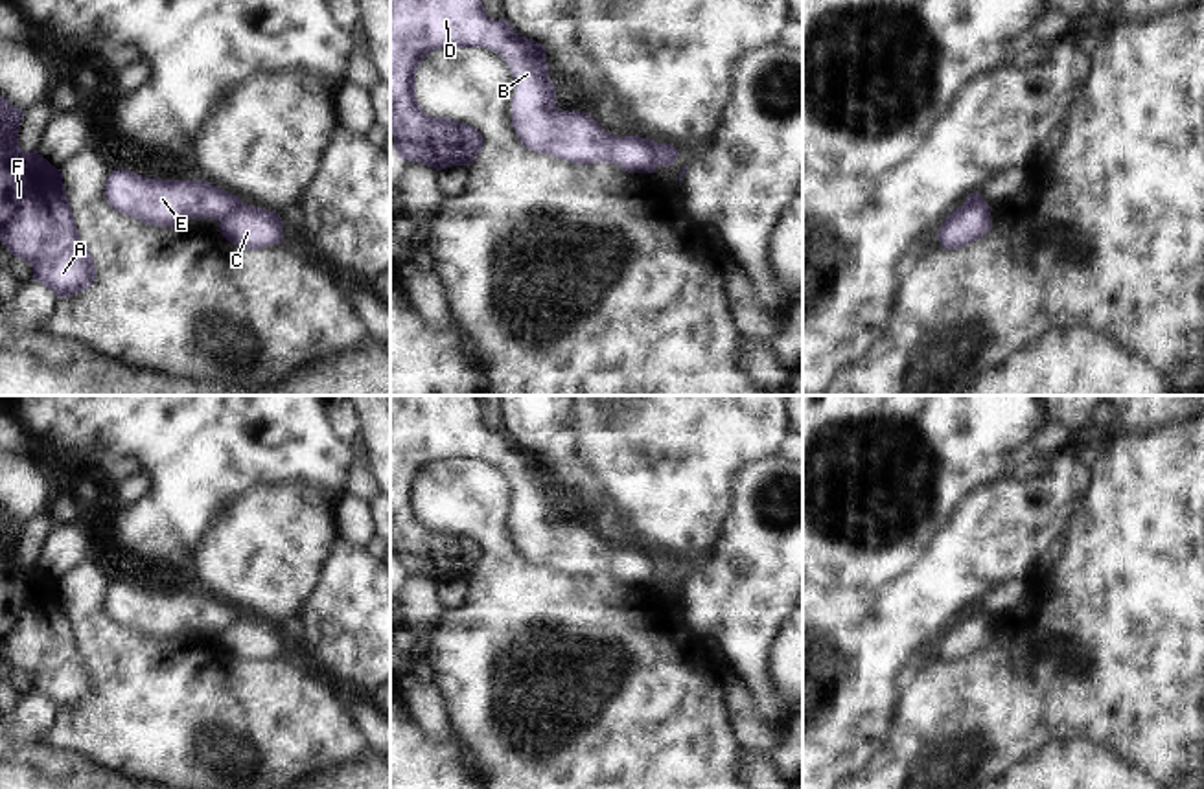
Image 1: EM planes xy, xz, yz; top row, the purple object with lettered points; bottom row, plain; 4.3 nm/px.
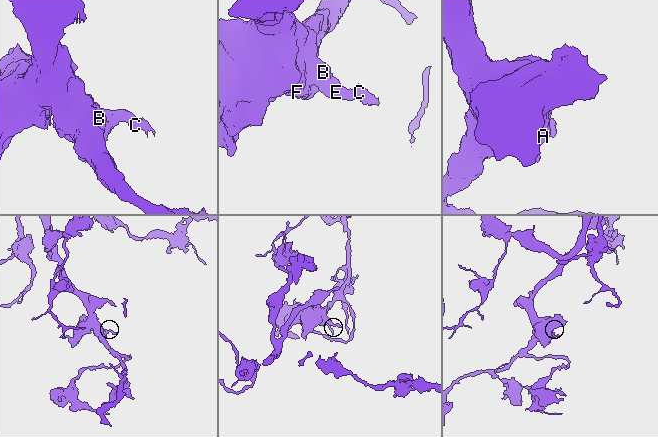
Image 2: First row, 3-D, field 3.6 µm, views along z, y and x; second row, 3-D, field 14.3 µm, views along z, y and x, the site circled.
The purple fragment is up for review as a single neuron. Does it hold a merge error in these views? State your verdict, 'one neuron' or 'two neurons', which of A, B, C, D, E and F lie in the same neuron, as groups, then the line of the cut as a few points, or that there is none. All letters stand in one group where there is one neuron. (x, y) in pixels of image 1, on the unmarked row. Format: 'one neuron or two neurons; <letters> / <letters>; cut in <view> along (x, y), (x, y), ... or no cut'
two neurons; A B D E F / C; cut in xz along (645, 550), (654, 561), (656, 578)

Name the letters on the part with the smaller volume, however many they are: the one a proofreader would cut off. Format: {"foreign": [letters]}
{"foreign": ["C"]}

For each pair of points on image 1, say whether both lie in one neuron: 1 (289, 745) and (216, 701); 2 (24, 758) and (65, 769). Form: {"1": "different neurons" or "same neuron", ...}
{"1": "same neuron", "2": "same neuron"}

